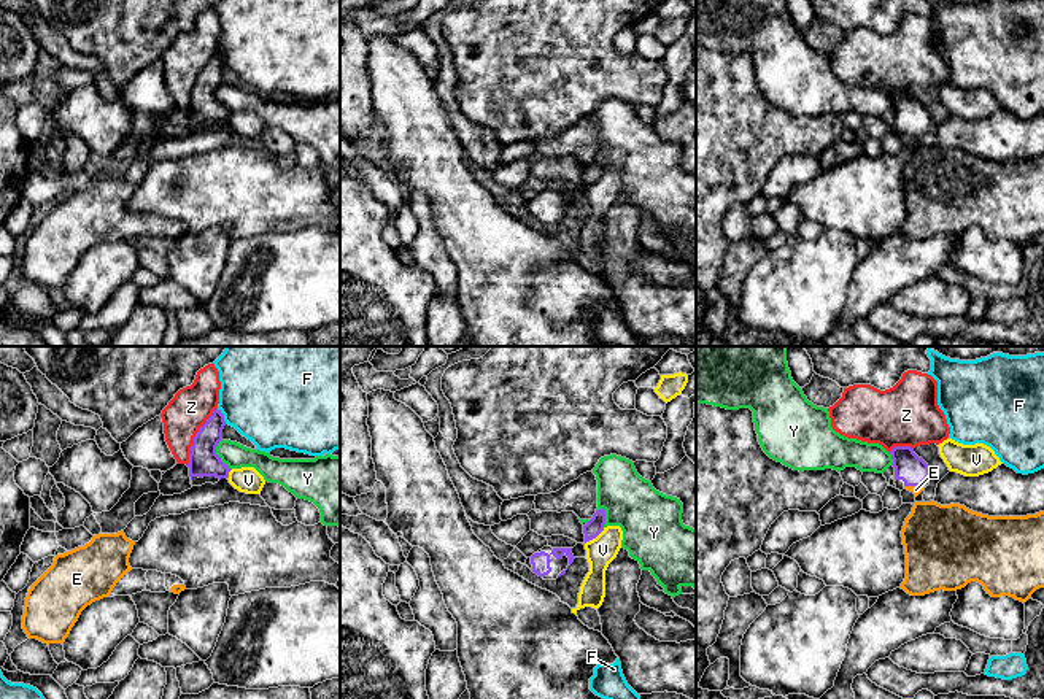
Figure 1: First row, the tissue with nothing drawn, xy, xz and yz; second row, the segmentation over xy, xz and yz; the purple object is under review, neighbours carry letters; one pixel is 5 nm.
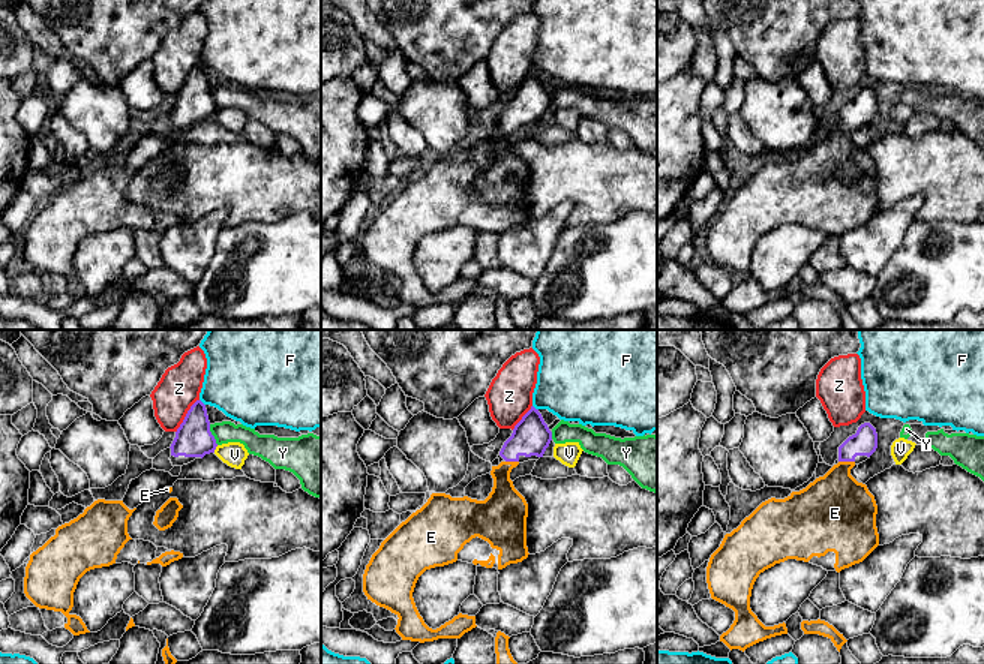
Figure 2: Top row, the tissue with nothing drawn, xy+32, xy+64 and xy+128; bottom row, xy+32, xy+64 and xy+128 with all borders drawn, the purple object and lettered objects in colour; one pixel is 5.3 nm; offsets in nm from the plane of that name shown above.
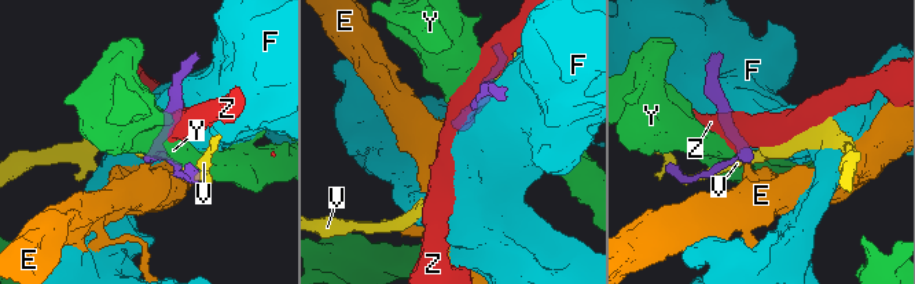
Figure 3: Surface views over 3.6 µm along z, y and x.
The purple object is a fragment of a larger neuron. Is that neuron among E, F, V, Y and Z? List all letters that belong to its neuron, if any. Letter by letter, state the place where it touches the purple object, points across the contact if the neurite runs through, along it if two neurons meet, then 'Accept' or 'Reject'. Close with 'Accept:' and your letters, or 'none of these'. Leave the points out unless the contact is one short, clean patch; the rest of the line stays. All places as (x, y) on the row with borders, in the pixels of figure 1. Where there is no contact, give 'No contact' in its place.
E: Touches purple at yz (914, 485). Accept
F: Touches purple at xy (223, 417). Reject
V: Touches purple at xz (595, 537). Reject
Y: Touches purple at xy (216, 455). Reject
Z: Touches purple at xy (196, 436). Reject
Accept: E

